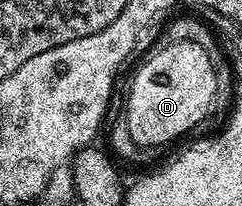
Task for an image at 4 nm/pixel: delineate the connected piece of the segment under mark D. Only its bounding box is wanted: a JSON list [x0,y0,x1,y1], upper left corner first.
[124,42,216,150]

